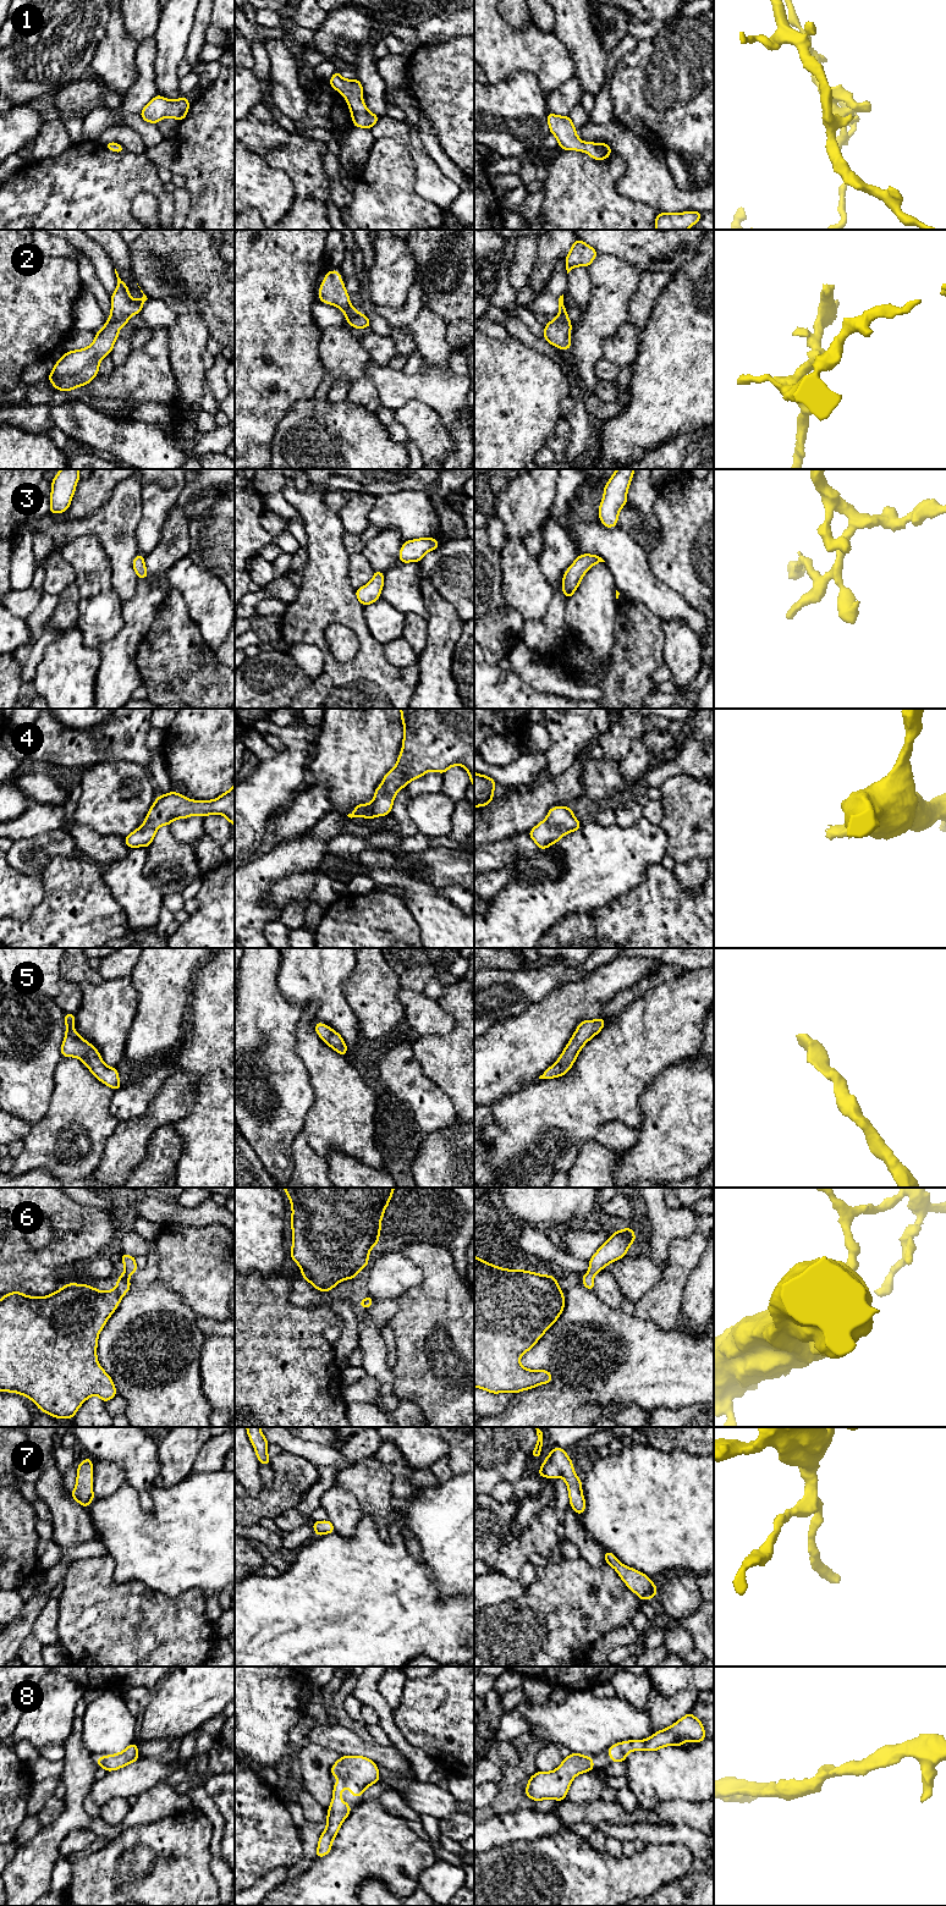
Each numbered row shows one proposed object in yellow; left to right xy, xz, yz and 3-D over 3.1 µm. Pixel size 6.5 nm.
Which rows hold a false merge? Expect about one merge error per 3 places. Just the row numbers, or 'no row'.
no row

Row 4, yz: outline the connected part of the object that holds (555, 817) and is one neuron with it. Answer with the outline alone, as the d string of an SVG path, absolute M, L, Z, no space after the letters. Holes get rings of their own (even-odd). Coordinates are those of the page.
M554 806L549 810L546 819L540 821L528 834L539 849L546 849L557 843L562 836L577 831L581 826L571 808Z

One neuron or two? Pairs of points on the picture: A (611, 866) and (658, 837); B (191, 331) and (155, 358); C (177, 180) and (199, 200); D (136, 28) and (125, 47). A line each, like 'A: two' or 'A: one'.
A: one
B: two
C: two
D: two

